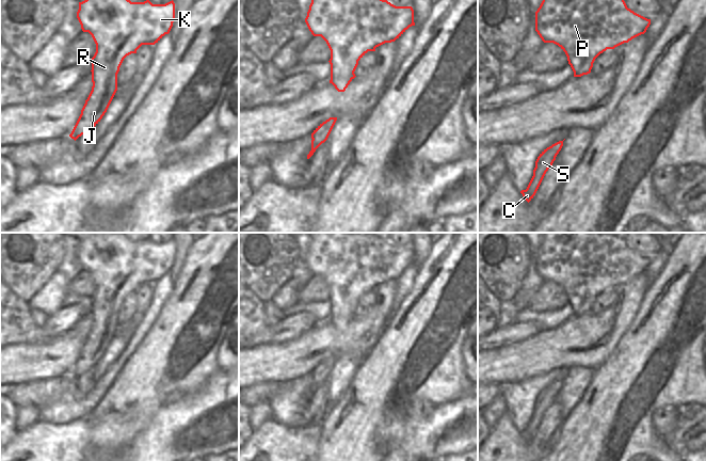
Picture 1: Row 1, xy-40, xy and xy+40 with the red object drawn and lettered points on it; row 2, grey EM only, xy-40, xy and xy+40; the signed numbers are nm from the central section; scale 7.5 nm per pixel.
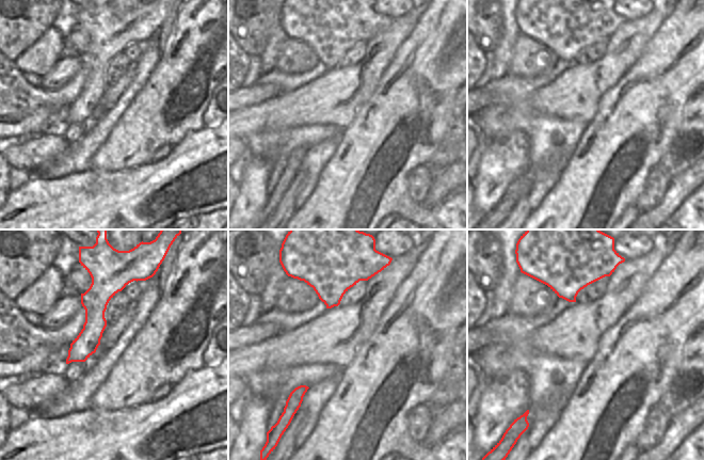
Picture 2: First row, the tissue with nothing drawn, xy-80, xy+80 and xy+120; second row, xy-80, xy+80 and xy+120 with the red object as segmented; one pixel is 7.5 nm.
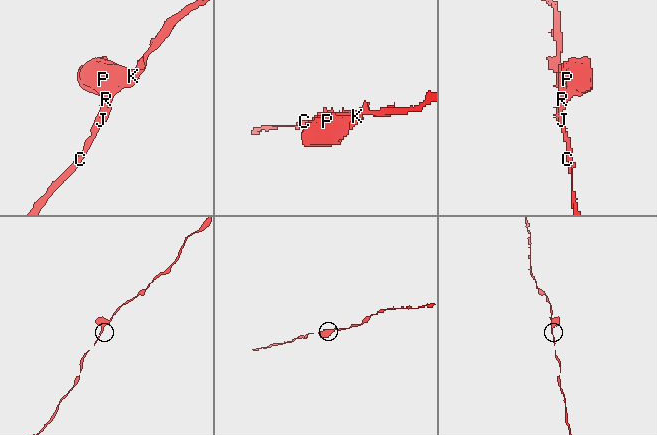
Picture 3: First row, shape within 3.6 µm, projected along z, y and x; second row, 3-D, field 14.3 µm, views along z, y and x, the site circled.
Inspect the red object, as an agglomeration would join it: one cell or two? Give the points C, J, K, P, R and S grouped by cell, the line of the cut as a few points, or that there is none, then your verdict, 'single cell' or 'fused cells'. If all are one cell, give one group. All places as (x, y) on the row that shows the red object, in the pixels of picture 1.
groups C J K P R S; cut none; single cell

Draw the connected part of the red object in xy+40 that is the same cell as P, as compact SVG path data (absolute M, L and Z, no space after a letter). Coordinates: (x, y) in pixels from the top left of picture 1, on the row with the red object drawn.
M543 0L535 12L535 31L544 43L553 43L565 52L574 77L590 74L600 53L644 34L649 25L651 19L628 9L624 0Z

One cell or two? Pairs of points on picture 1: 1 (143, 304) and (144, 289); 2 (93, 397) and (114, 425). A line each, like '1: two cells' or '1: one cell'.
1: one cell
2: two cells

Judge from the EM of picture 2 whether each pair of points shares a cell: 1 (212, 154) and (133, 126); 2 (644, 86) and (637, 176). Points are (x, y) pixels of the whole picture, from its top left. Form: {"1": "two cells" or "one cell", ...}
{"1": "two cells", "2": "one cell"}

